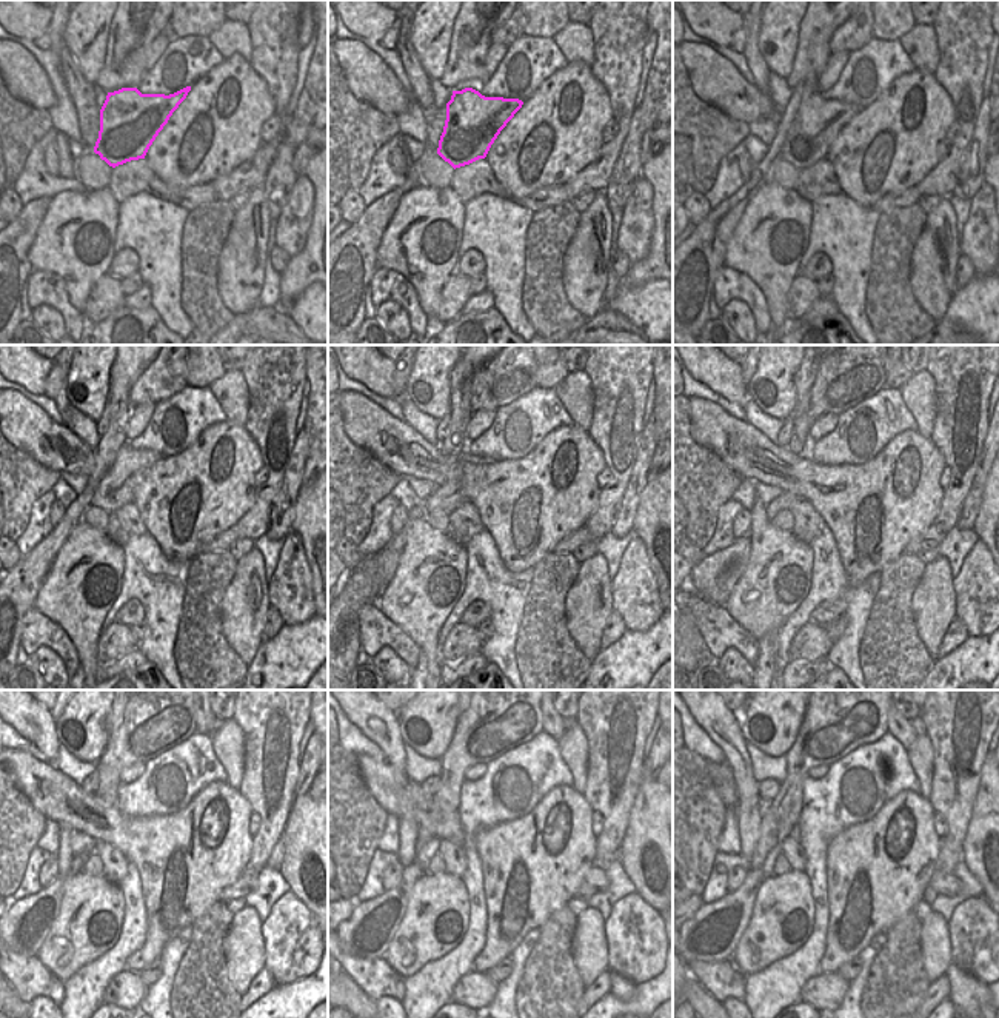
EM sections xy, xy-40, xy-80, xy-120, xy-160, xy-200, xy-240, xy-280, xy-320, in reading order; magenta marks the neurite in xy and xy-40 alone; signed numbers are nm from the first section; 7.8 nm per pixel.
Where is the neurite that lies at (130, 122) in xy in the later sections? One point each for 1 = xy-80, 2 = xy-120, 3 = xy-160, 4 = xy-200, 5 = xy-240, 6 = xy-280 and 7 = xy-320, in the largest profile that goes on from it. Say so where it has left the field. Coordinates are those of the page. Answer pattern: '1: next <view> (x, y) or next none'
1: next xy-80 (818, 122)
2: next xy-120 (117, 488)
3: next xy-160 (450, 496)
4: next xy-200 (785, 501)
5: next xy-240 (79, 861)
6: next xy-280 (367, 932)
7: next xy-320 (711, 935)

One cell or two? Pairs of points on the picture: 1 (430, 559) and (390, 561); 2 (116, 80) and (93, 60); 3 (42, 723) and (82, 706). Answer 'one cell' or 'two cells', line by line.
1: two cells
2: two cells
3: two cells

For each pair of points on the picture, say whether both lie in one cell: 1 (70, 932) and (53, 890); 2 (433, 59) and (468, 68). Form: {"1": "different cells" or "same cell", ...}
{"1": "different cells", "2": "different cells"}

